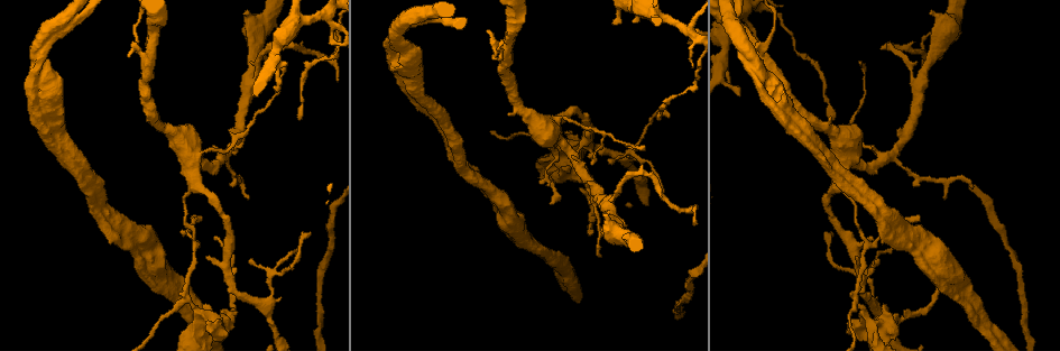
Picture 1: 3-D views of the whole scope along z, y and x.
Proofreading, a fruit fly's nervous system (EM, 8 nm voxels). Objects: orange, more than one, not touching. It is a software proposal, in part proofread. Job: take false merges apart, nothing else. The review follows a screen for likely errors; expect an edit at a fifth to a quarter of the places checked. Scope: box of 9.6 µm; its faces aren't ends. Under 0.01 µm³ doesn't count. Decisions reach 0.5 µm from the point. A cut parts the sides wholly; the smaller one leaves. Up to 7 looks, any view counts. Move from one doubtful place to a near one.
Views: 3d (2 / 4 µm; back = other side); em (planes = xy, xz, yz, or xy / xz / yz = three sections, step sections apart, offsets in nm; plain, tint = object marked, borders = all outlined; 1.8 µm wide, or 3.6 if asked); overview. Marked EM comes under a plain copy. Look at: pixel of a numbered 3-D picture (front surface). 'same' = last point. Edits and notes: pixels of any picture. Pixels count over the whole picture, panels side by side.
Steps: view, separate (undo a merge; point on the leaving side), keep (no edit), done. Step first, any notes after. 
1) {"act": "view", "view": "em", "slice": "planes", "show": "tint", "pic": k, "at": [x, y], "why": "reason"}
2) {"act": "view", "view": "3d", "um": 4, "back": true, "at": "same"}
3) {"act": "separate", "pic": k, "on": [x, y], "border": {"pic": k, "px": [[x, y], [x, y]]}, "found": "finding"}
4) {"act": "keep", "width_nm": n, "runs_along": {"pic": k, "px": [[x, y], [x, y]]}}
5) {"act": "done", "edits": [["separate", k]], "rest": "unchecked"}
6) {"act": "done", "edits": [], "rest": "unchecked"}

{"act": "view", "view": "em", "slice": "xy", "step": 8, "show": "tint", "pic": 1, "at": [427, 14], "why": "three-way junction"}

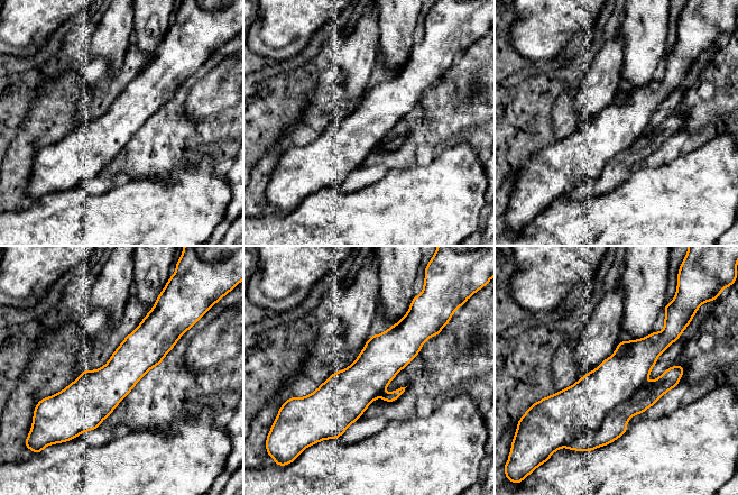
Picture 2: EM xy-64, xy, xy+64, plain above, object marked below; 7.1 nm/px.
{"act": "view", "view": "em", "slice": "yz", "step": 16, "show": "borders", "at": "same", "why": "cut it another way"}

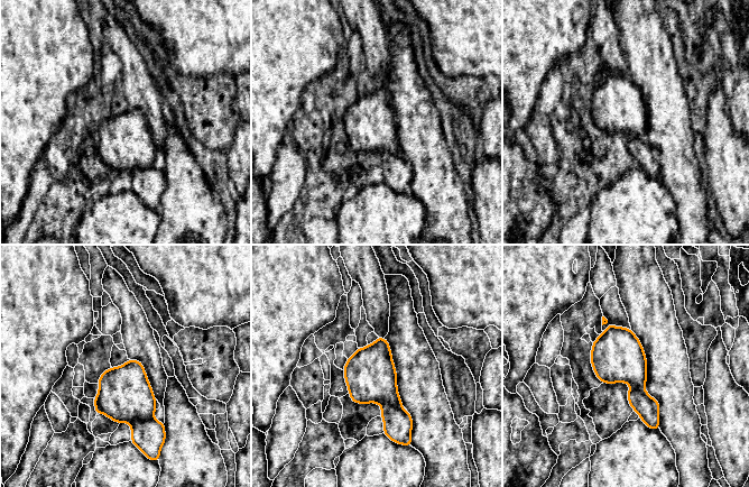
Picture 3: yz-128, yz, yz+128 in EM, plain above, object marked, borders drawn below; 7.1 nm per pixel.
{"act": "keep", "found": "one cell here"}

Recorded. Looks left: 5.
{"act": "view", "view": "em", "um": 3.6, "slice": "xz", "step": 8, "show": "tint", "pic": 1, "at": [40, 71], "why": "thick turns thin"}

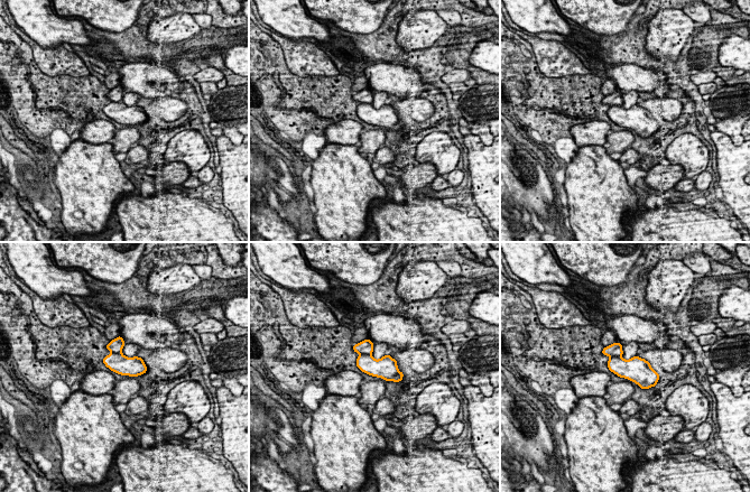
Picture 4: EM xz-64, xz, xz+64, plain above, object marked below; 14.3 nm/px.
{"act": "view", "view": "em", "um": 3.6, "slice": "planes", "show": "borders", "at": "same", "why": "another direction"}

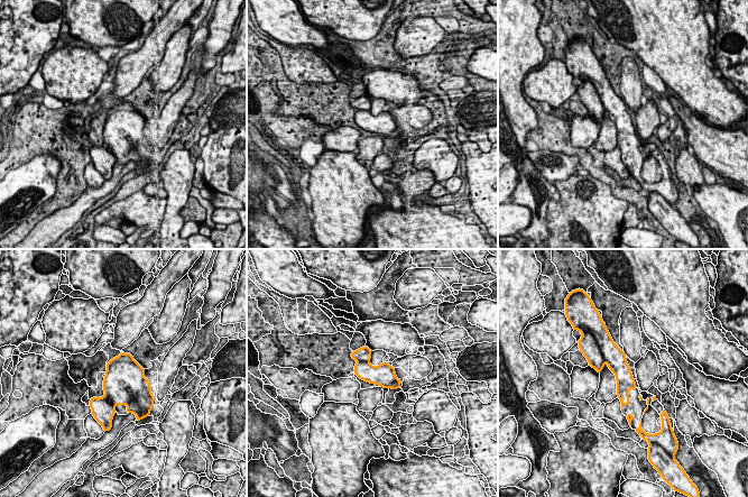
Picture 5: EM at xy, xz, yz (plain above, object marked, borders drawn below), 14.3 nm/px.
{"act": "keep", "runs_along": {"pic": 5, "px": [[603, 350], [622, 371], [626, 402]]}, "found": "one cell here"}

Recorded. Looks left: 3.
{"act": "view", "view": "3d", "um": 4, "pic": 1, "at": [904, 230]}

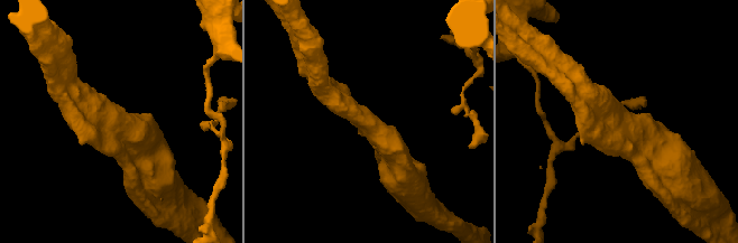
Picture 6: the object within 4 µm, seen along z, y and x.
{"act": "view", "view": "em", "slice": "planes", "show": "tint", "pic": 6, "at": [362, 116]}

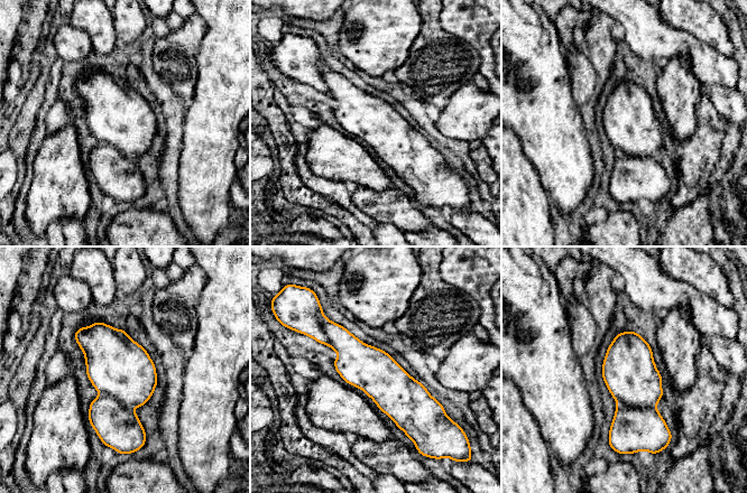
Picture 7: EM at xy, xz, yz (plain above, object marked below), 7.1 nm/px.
{"act": "keep", "found": "all the same cell"}

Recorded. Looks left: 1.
{"act": "done", "edits": [], "rest": "unchecked"}

